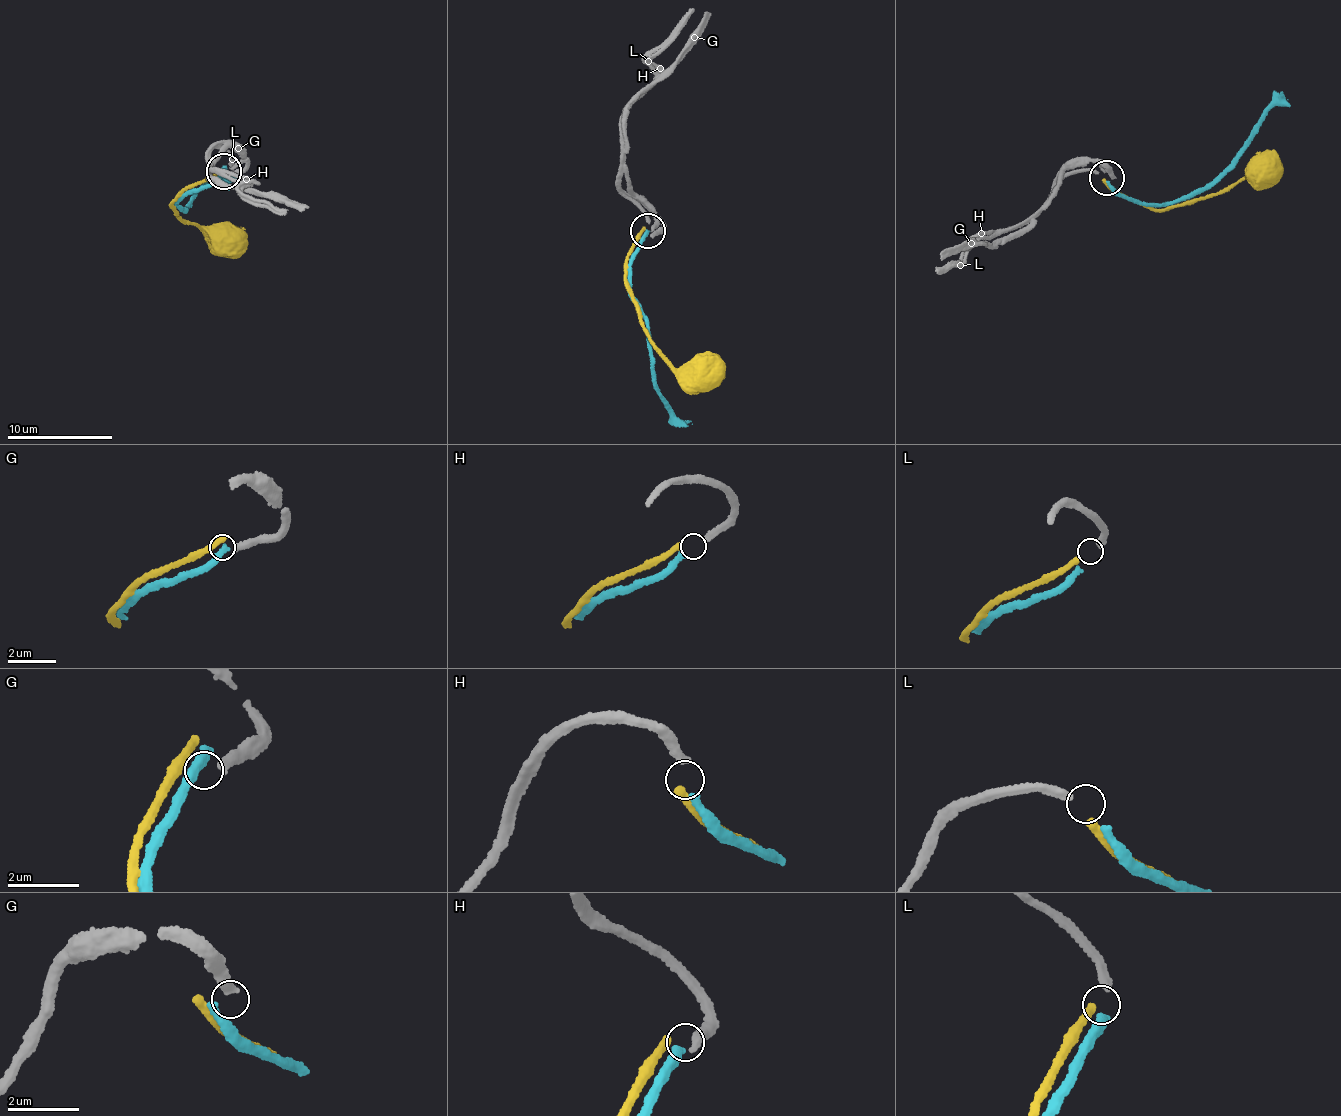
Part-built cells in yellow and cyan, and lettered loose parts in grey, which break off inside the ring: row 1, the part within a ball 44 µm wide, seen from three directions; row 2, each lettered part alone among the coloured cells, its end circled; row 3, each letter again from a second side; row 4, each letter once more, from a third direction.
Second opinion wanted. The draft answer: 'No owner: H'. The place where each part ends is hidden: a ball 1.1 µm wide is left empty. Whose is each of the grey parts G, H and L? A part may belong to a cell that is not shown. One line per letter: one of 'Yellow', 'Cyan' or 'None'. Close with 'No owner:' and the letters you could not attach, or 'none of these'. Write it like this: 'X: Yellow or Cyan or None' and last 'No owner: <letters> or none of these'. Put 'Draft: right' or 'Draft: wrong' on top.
Draft: wrong
G: None
H: Cyan
L: Yellow
No owner: G

